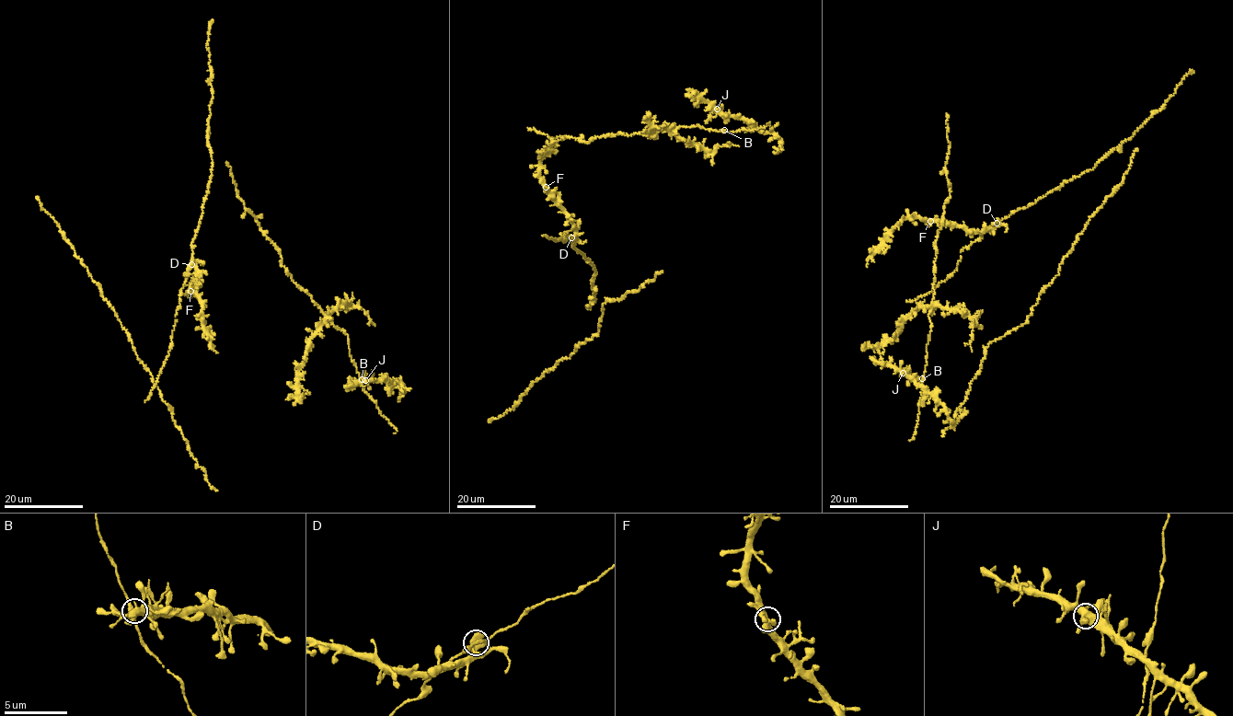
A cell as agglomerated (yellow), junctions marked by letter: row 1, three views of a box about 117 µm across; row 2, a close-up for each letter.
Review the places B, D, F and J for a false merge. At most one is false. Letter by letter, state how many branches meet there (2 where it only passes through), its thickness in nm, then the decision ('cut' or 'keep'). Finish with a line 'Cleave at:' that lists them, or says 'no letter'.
B: branches 2; calibre 400 nm; keep
D: branches 3; calibre 500 nm; keep
F: branches 3; calibre 500 nm; keep
J: branches 5; calibre 480 nm; keep
Cleave at: no letter

